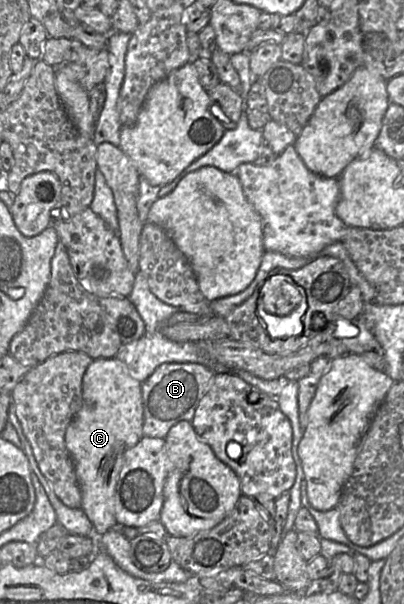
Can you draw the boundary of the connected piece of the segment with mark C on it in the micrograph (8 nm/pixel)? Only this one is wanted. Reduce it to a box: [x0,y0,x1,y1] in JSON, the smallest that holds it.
[65,357,144,537]

